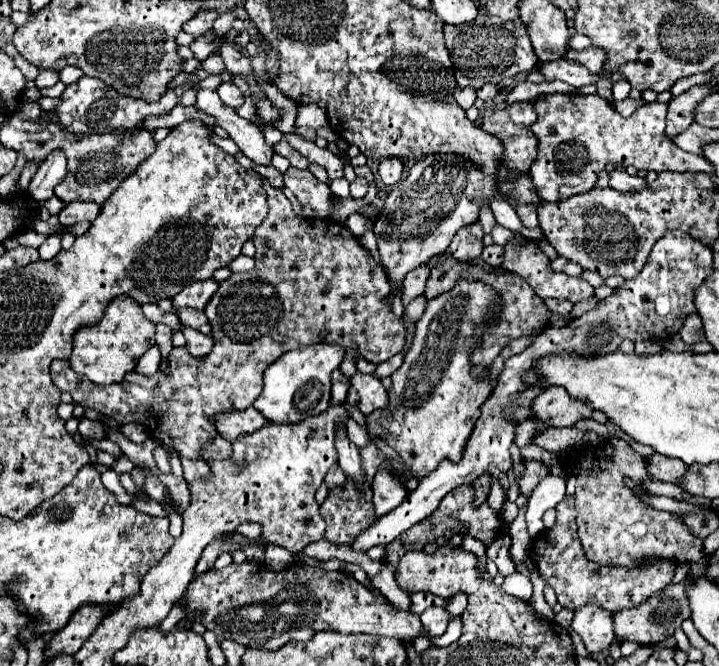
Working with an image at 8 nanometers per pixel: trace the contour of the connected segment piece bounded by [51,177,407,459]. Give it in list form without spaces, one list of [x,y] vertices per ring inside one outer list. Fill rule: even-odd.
[[[263,177],[263,189],[267,191],[267,199],[269,199],[269,215],[267,215],[267,219],[263,221],[263,225],[259,225],[259,229],[255,231],[255,237],[253,237],[253,243],[255,243],[255,247],[257,247],[257,253],[255,253],[255,269],[249,271],[249,273],[233,273],[229,279],[225,279],[223,283],[219,283],[219,289],[213,293],[213,297],[209,299],[209,303],[207,303],[207,307],[205,307],[205,315],[207,315],[207,319],[209,319],[209,323],[211,323],[213,339],[215,339],[215,347],[213,347],[213,351],[211,351],[207,357],[195,359],[195,357],[191,357],[186,346],[173,347],[169,357],[167,357],[169,373],[165,373],[165,371],[159,369],[153,377],[145,377],[145,375],[141,375],[141,373],[137,373],[137,371],[129,371],[121,383],[113,383],[113,385],[105,385],[105,387],[95,385],[95,383],[89,381],[89,379],[81,379],[81,375],[75,373],[75,371],[71,369],[69,361],[65,361],[65,359],[55,359],[55,361],[51,363],[51,379],[53,379],[55,387],[57,387],[59,391],[67,391],[67,393],[73,397],[75,403],[79,403],[79,405],[83,405],[83,407],[91,407],[91,409],[95,409],[95,411],[99,411],[99,413],[103,413],[103,415],[115,419],[117,423],[139,423],[139,425],[143,425],[143,427],[147,429],[147,433],[153,435],[153,439],[155,439],[159,445],[163,445],[163,447],[167,447],[169,451],[177,453],[179,457],[201,459],[201,449],[203,449],[203,445],[207,445],[211,439],[215,439],[215,437],[219,435],[217,429],[215,429],[215,415],[225,413],[225,411],[229,413],[229,411],[235,411],[235,409],[237,409],[237,411],[243,411],[243,409],[251,407],[251,405],[255,403],[255,399],[257,399],[257,397],[261,395],[261,391],[263,391],[263,371],[265,371],[277,357],[281,357],[283,353],[287,353],[287,351],[291,351],[291,349],[305,347],[305,345],[309,345],[309,343],[317,343],[317,341],[339,343],[339,345],[343,345],[343,347],[359,345],[361,357],[365,357],[365,359],[369,359],[369,361],[373,361],[373,363],[387,361],[389,357],[393,357],[395,353],[399,353],[399,351],[405,347],[405,335],[407,335],[407,331],[405,331],[403,319],[401,319],[401,317],[395,317],[395,315],[391,313],[391,307],[389,307],[389,305],[381,305],[381,299],[387,297],[387,293],[391,291],[391,289],[389,289],[389,282],[387,281],[381,265],[375,263],[374,259],[371,259],[369,251],[359,243],[359,239],[357,239],[343,223],[337,223],[337,221],[333,221],[333,219],[317,219],[317,217],[305,219],[305,217],[297,217],[295,211],[293,211],[291,201],[289,201],[279,189],[275,189],[275,187],[269,183],[269,179],[265,179],[265,177]]]

